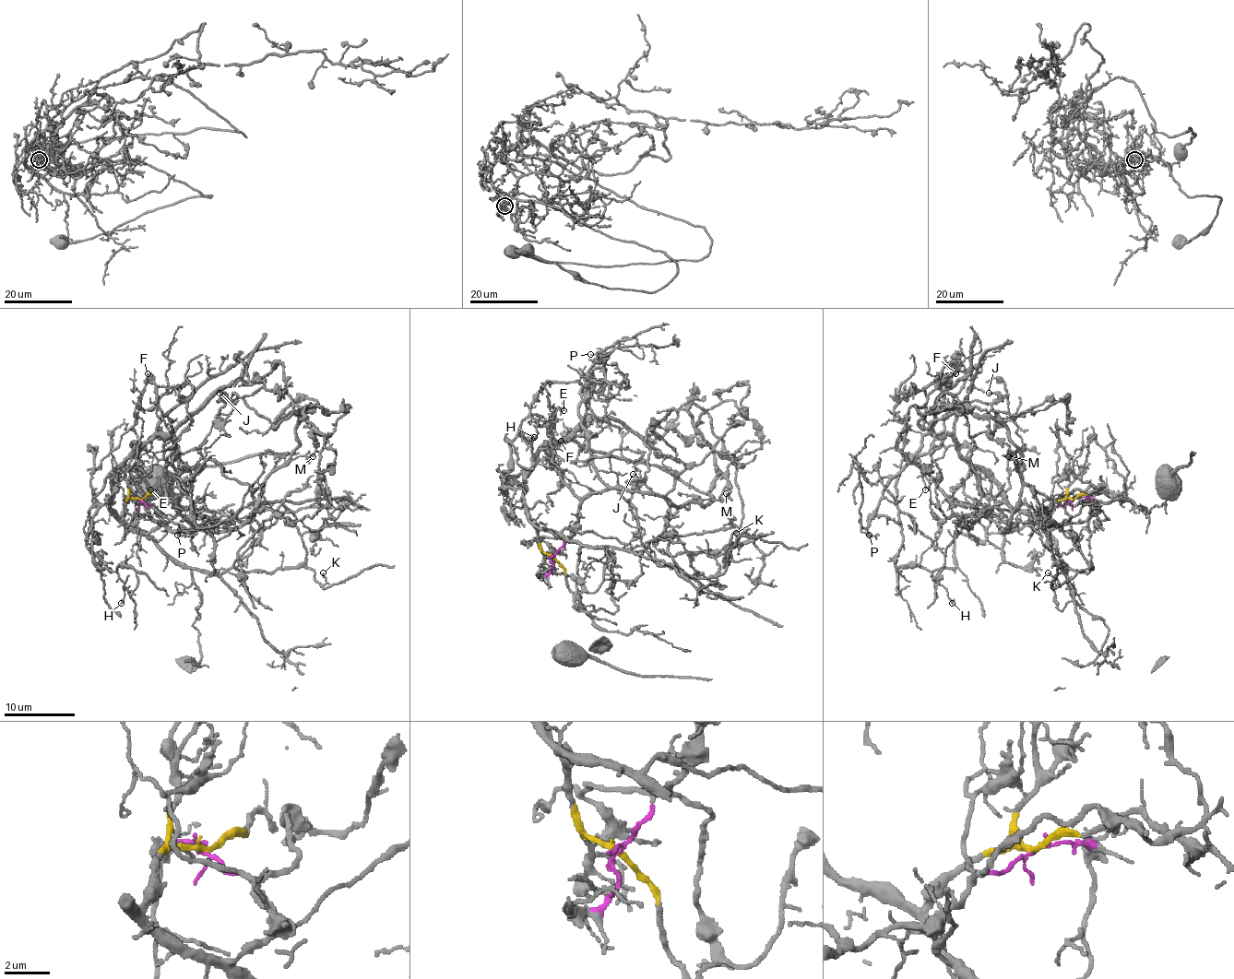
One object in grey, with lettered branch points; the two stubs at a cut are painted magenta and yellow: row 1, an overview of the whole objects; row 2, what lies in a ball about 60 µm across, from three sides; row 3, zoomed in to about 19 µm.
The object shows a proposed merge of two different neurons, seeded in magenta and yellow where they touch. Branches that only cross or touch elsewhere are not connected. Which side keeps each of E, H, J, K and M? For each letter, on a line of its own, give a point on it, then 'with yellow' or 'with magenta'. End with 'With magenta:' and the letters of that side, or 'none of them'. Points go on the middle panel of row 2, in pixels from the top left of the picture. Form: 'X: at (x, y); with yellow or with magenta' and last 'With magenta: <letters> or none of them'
E: at (563, 410); with yellow
H: at (534, 437); with yellow
J: at (633, 474); with magenta
K: at (736, 533); with yellow
M: at (726, 493); with magenta
With magenta: J, M

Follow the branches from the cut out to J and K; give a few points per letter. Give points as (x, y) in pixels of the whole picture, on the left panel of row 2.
J: (138, 499), (174, 531), (236, 529), (254, 510), (303, 418), (286, 414), (277, 427), (220, 393)
K: (138, 499), (124, 502), (121, 518), (169, 555), (192, 568), (257, 572), (303, 566), (325, 583), (323, 573)

